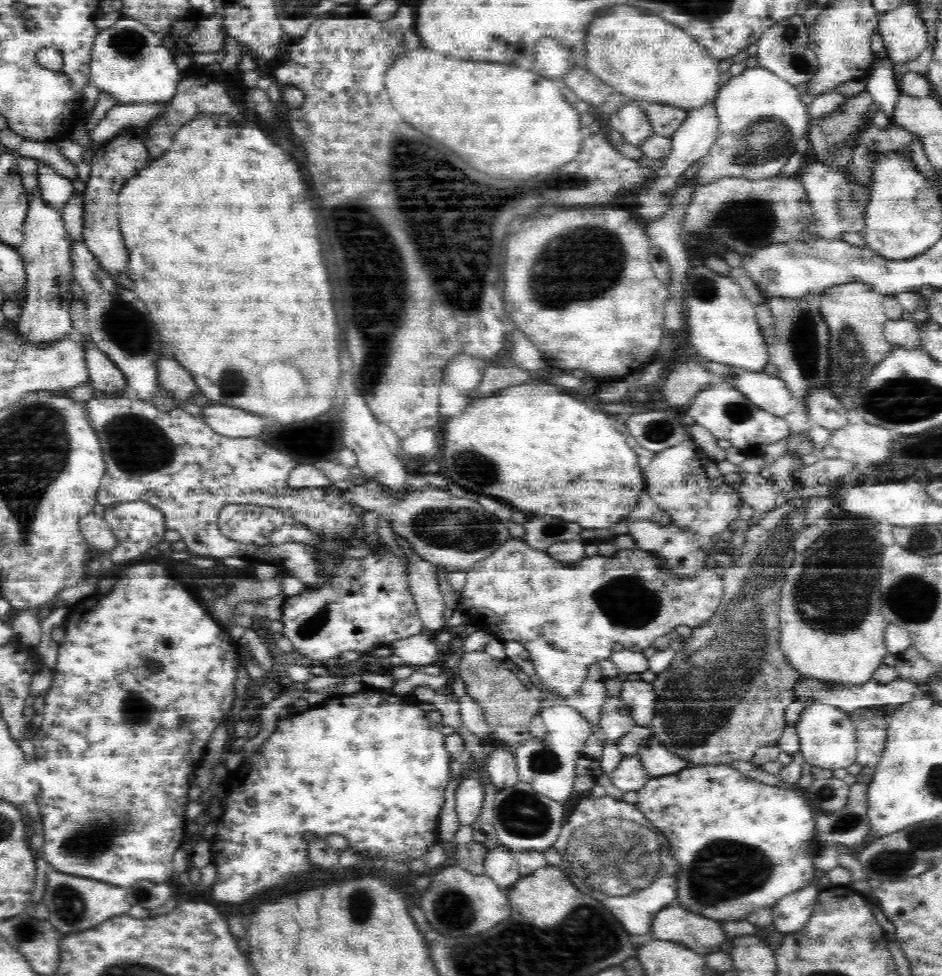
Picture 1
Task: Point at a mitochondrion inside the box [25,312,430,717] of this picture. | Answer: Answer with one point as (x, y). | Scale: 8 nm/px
(136, 445)

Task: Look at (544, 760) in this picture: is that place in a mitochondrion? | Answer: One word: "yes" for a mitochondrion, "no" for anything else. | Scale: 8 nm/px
yes

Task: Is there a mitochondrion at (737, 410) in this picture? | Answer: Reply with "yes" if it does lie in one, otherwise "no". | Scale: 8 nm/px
yes

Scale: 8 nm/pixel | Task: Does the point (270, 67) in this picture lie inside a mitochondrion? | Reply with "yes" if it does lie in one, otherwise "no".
no

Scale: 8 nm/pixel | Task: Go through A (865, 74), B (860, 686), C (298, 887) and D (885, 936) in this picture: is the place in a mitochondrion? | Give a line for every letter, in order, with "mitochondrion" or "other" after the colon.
A: other
B: other
C: other
D: other

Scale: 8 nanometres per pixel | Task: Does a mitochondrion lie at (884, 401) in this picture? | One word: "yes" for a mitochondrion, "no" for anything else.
yes

